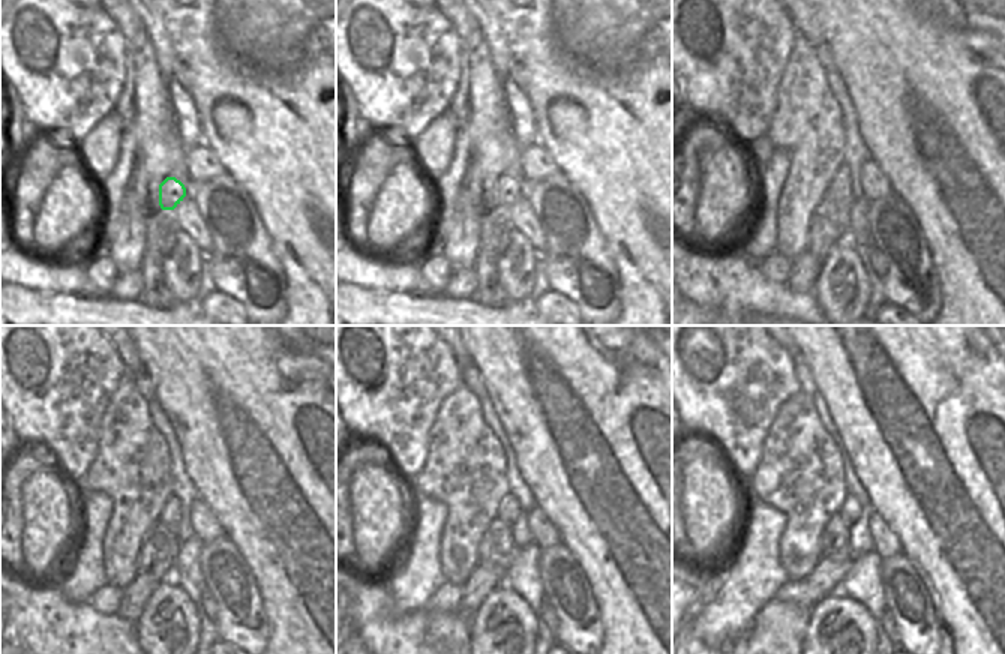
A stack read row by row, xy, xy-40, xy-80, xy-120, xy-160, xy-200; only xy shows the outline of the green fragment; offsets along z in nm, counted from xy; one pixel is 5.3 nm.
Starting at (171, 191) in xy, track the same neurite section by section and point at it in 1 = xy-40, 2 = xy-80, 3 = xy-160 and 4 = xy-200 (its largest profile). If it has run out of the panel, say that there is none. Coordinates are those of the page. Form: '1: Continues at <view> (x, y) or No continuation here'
1: Continues at xy-40 (507, 191)
2: Continues at xy-80 (840, 189)
3: Continues at xy-160 (509, 510)
4: Continues at xy-200 (851, 509)

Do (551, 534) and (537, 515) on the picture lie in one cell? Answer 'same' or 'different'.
same

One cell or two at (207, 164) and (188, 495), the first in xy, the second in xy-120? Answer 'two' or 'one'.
two

